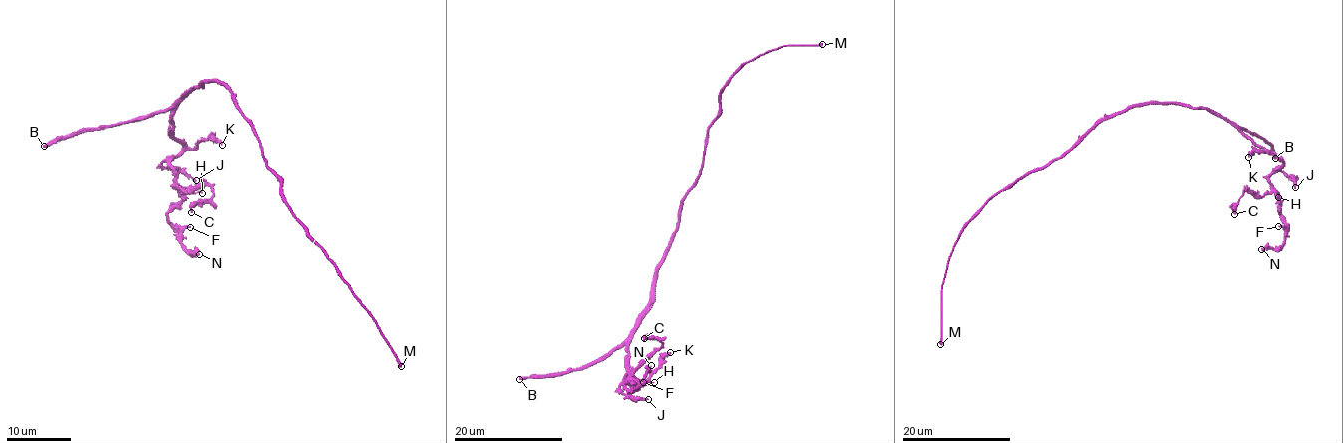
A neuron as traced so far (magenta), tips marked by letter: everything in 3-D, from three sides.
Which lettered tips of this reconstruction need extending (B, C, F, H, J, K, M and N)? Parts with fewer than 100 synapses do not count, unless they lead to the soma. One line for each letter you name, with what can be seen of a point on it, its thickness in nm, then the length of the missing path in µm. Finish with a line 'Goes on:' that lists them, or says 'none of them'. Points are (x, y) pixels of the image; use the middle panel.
B: at (519, 379); 380 nm thick; about 35 µm are missing
Goes on: B

